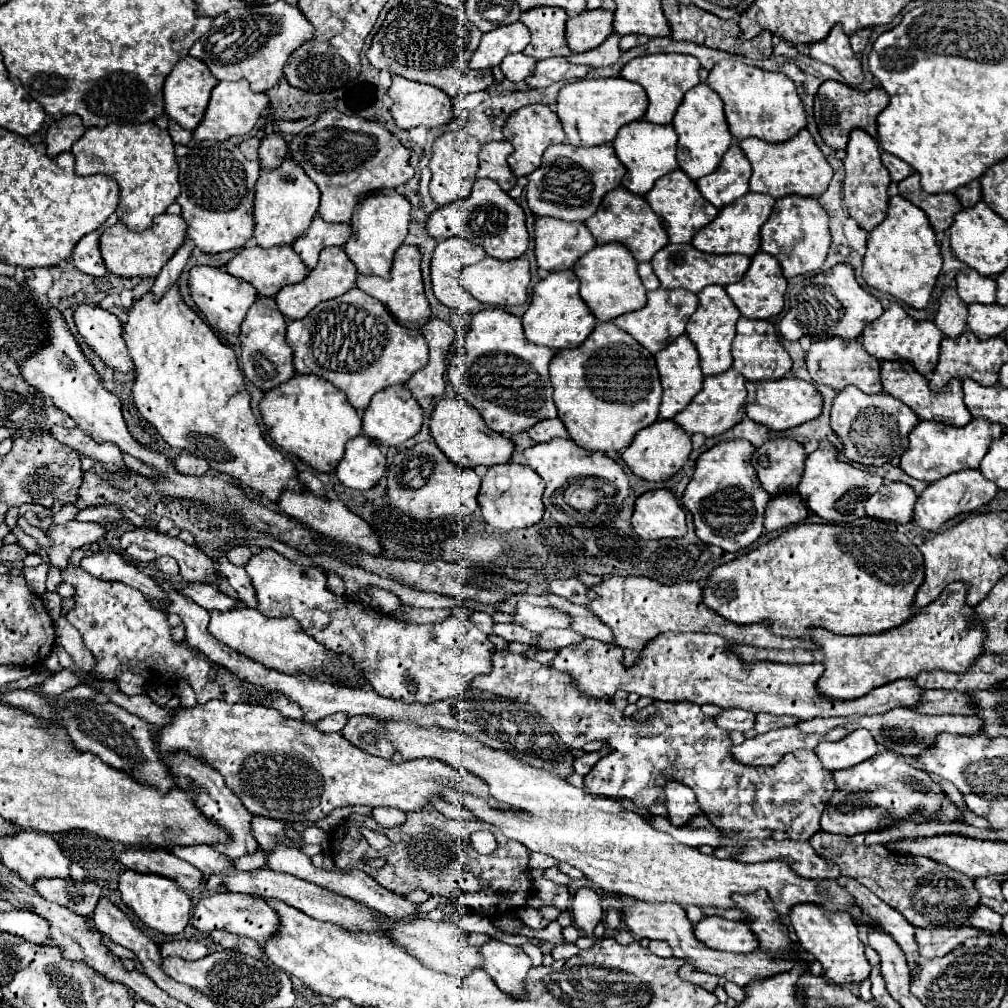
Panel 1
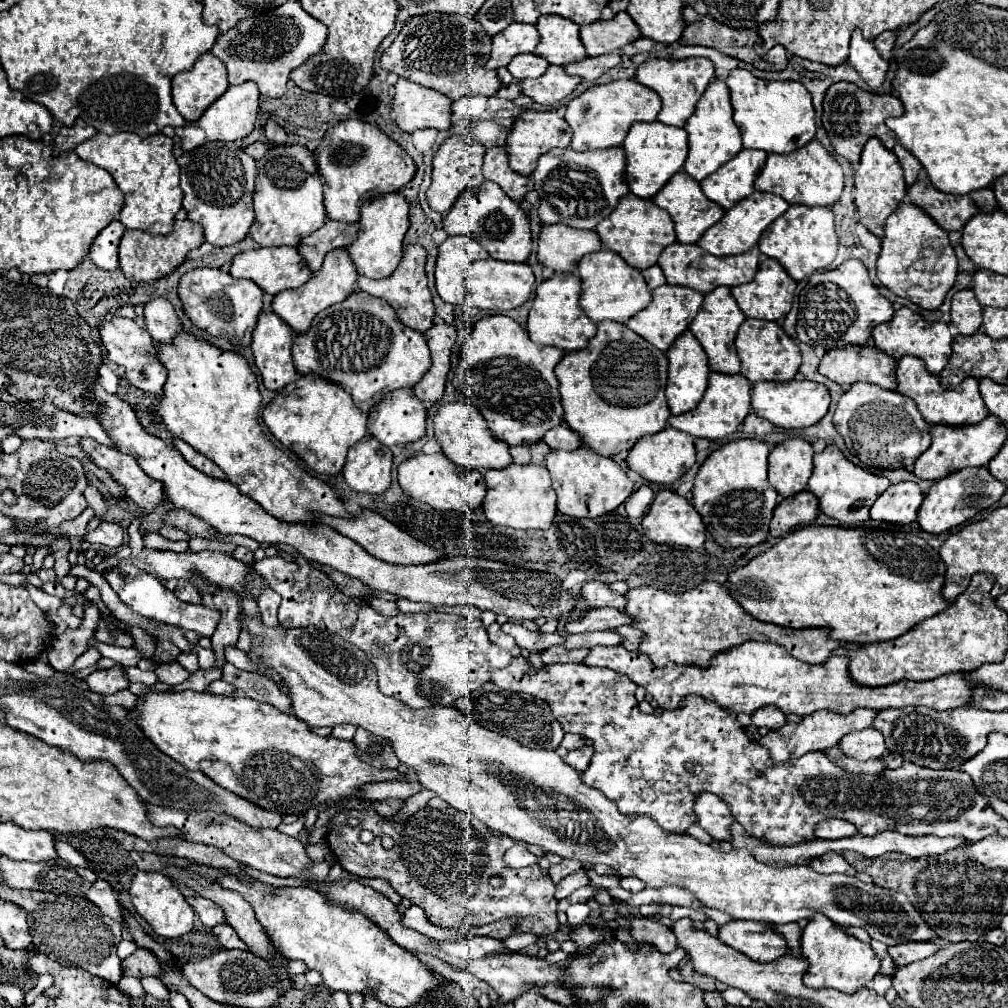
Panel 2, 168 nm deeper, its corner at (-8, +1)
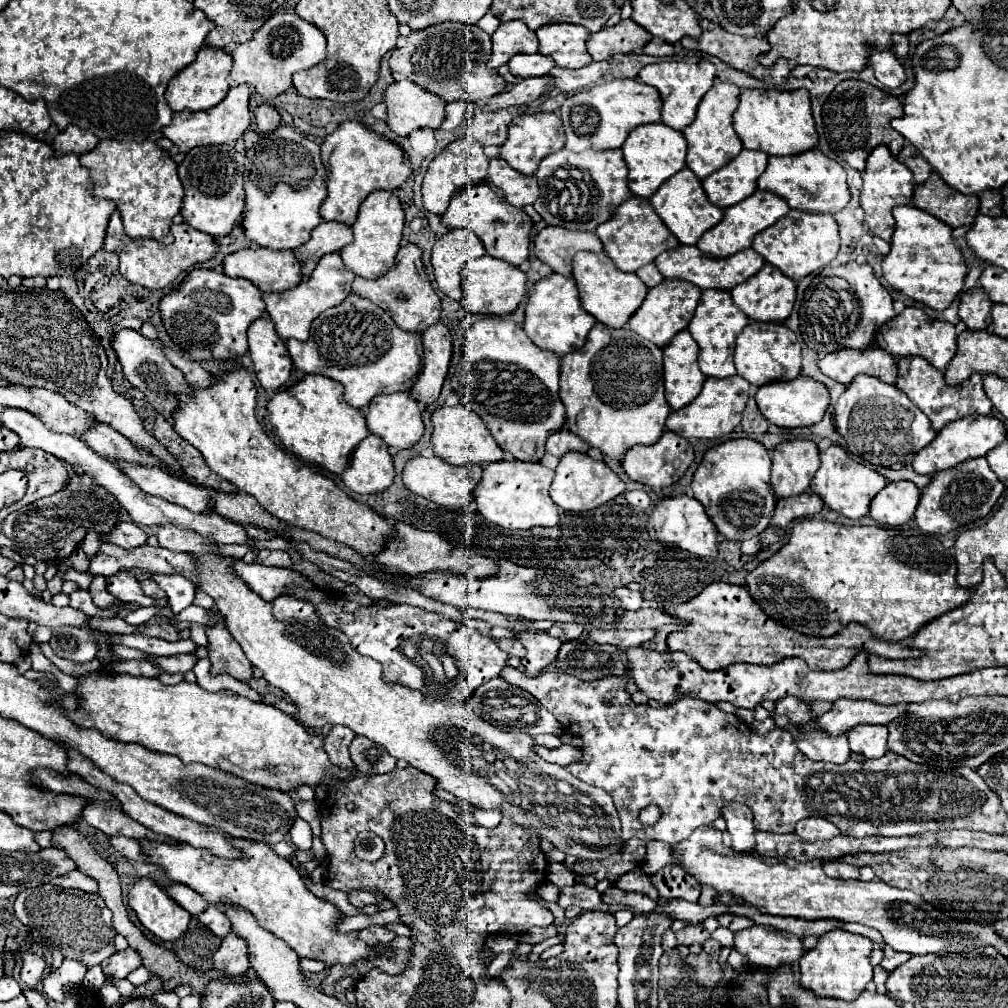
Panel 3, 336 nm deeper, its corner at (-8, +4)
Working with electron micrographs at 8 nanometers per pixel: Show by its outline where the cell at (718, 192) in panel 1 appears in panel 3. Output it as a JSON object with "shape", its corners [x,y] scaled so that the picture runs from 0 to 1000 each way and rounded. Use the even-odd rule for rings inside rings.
{"shape":[[[737,147],[737,151],[733,151],[733,155],[729,155],[723,163],[697,179],[701,196],[713,206],[723,206],[735,200],[749,190],[751,177],[757,173],[759,165],[759,151]]]}

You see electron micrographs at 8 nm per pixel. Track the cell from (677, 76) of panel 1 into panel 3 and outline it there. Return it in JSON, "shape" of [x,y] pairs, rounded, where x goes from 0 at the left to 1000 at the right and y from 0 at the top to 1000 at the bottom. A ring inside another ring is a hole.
{"shape":[[[688,58],[686,62],[652,62],[652,63],[642,63],[634,71],[634,79],[654,89],[658,99],[658,111],[656,111],[658,123],[670,129],[678,129],[682,123],[688,121],[693,99],[707,85],[709,65],[699,58]]]}

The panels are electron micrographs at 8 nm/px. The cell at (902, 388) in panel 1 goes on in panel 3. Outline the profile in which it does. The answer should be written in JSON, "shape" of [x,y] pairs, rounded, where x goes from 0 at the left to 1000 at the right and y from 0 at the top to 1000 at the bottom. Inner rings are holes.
{"shape":[[[898,353],[892,357],[890,385],[896,387],[902,393],[902,397],[914,409],[920,411],[928,429],[932,429],[938,421],[941,421],[945,417],[951,417],[951,415],[963,413],[963,411],[983,411],[985,409],[985,403],[979,397],[979,391],[975,389],[975,373],[973,371],[965,371],[955,381],[939,383],[936,377],[936,369],[926,365],[918,355],[912,355],[912,353]]]}

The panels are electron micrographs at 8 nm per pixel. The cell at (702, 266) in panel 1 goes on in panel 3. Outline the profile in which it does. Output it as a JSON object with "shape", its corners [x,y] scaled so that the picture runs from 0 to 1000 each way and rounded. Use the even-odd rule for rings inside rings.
{"shape":[[[674,242],[672,246],[660,248],[658,252],[654,252],[650,256],[650,264],[654,266],[654,270],[660,276],[680,278],[680,280],[686,280],[686,282],[693,284],[695,288],[701,288],[701,286],[725,288],[727,284],[731,284],[731,282],[743,278],[745,274],[749,274],[755,268],[757,262],[759,262],[759,258],[751,250],[747,250],[747,246],[741,246],[739,250],[731,250],[731,254],[721,254],[719,258],[711,258],[711,256],[705,256],[705,254],[699,254],[691,244],[680,244],[680,242]]]}

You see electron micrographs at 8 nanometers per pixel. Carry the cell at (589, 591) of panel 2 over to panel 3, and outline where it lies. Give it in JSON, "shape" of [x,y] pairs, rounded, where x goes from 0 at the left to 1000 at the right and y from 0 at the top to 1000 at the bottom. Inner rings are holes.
{"shape":[[[610,583],[608,589],[610,589],[614,601],[620,603],[620,605],[634,605],[638,601],[636,587],[628,587],[628,585],[622,585],[622,583]]]}

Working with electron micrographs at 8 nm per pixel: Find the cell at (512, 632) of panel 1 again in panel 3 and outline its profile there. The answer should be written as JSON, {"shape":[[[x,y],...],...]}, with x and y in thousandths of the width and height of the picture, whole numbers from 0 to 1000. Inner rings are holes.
{"shape":[[[517,627],[513,629],[517,639],[521,641],[521,651],[517,655],[523,669],[533,669],[543,663],[557,641],[555,633],[545,631],[543,627]]]}

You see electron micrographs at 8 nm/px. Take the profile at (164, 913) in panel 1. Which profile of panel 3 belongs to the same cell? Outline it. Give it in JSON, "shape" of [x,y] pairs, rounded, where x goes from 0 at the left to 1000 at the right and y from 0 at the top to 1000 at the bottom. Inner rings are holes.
{"shape":[[[138,871],[134,875],[128,883],[128,899],[140,917],[160,933],[176,933],[189,913],[189,907],[168,891],[164,881],[152,871]]]}

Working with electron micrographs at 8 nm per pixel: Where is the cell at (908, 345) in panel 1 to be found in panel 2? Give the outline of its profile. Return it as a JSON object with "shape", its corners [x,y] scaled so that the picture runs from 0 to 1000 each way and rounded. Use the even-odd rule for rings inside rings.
{"shape":[[[894,305],[882,320],[874,320],[866,326],[866,338],[874,348],[878,348],[880,352],[884,352],[888,356],[894,356],[896,352],[906,352],[906,354],[916,356],[920,366],[924,370],[932,372],[938,366],[938,362],[941,360],[945,332],[938,320],[918,318],[912,311],[906,311],[902,305]]]}

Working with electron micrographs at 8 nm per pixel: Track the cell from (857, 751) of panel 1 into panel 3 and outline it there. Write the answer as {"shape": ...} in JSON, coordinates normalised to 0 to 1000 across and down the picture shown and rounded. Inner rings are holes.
{"shape":[[[854,718],[840,726],[842,740],[846,746],[856,748],[858,752],[874,752],[880,742],[880,720]]]}

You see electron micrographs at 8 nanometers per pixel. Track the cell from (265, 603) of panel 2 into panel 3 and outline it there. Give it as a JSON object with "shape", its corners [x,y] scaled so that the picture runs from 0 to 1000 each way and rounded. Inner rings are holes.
{"shape":[[[275,591],[275,595],[269,597],[271,611],[275,615],[285,615],[285,613],[295,613],[295,615],[311,615],[316,617],[316,611],[313,609],[313,601],[303,597],[303,595],[293,595],[287,591]]]}

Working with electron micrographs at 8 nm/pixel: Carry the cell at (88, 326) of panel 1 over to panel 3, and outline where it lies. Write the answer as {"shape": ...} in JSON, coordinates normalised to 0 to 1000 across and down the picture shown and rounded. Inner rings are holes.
{"shape":[[[122,325],[122,327],[114,329],[110,335],[110,343],[116,351],[116,357],[122,363],[122,373],[146,393],[148,401],[158,411],[162,411],[170,419],[170,409],[174,407],[174,401],[176,401],[176,389],[182,391],[182,389],[189,387],[188,381],[184,379],[180,367],[174,365],[166,357],[166,353],[162,351],[162,347],[154,339],[150,339],[148,335],[144,335],[140,329],[136,329],[132,325]]]}

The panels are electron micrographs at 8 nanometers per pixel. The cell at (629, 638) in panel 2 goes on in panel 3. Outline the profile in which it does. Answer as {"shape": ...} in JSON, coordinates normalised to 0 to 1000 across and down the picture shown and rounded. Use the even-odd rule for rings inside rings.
{"shape":[[[661,619],[653,624],[651,631],[645,639],[638,639],[638,642],[644,642],[653,647],[663,647],[662,631],[669,626],[677,625],[678,621],[673,619]]]}

